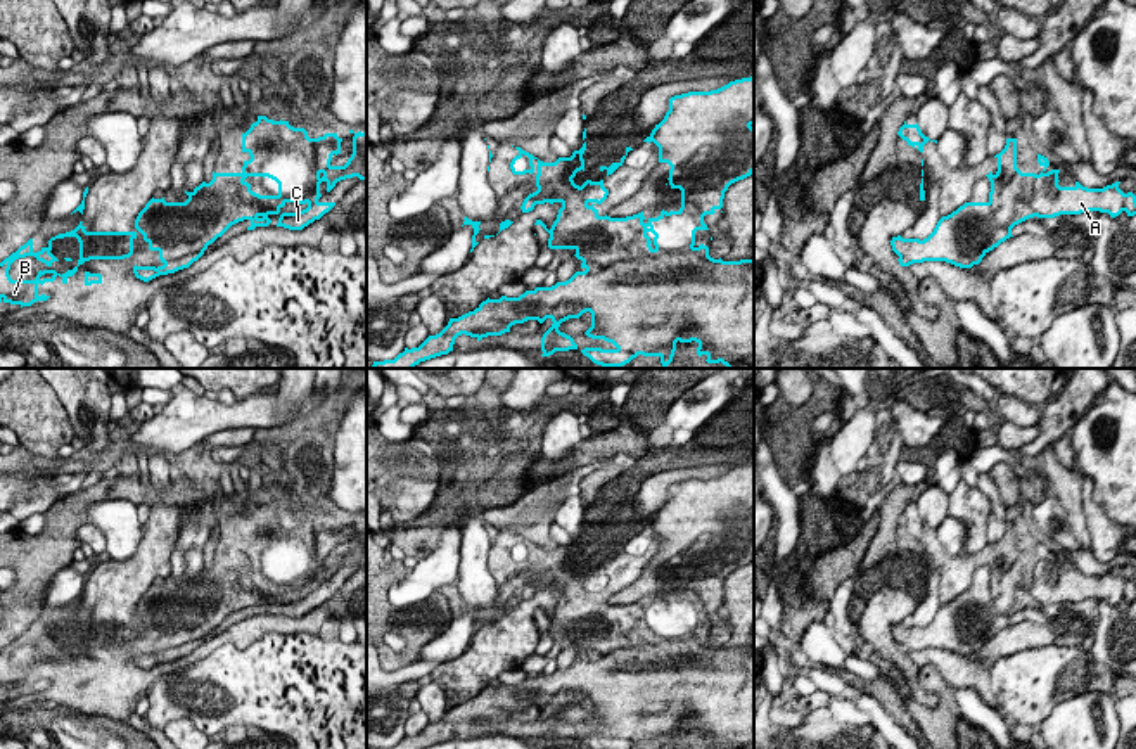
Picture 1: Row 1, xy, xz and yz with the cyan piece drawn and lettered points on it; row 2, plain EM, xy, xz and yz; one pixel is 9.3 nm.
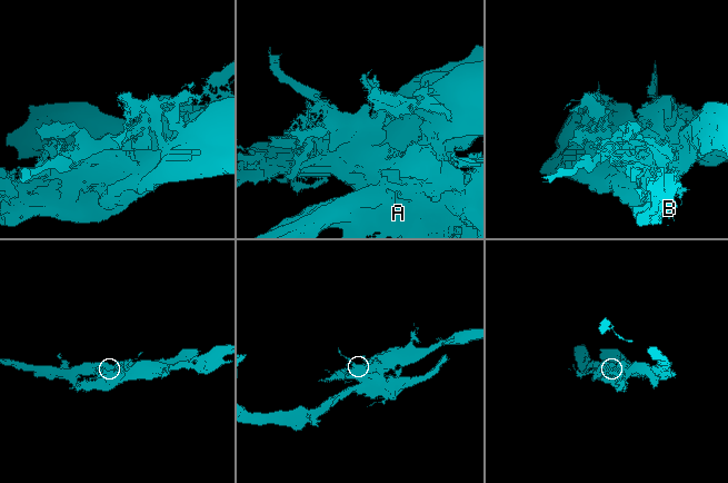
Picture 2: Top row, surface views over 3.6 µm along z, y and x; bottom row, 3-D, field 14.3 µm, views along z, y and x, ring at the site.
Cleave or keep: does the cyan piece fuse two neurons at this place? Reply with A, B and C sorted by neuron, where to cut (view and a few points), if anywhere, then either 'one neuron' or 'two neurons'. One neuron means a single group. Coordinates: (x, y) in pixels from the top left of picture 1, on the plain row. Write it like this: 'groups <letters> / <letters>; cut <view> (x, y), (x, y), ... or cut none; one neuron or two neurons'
groups A / B C; cut xz (708, 642), (638, 642), (618, 646), (595, 659), (587, 658); two neurons

